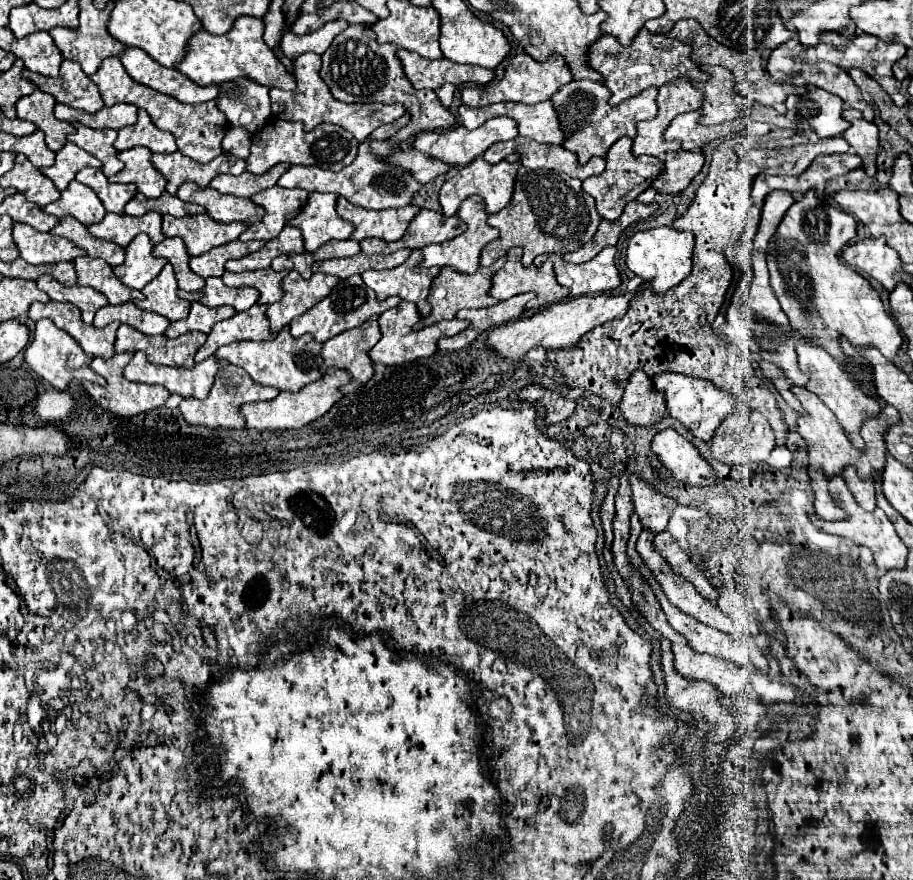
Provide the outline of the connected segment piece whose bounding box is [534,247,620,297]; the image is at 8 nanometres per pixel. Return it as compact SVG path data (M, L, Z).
M606 247L600 255L590 259L588 263L574 265L566 263L558 253L552 255L538 255L534 265L542 265L544 261L554 261L556 279L562 287L568 287L572 297L578 295L596 295L614 291L620 285L620 273L614 265L616 247Z

